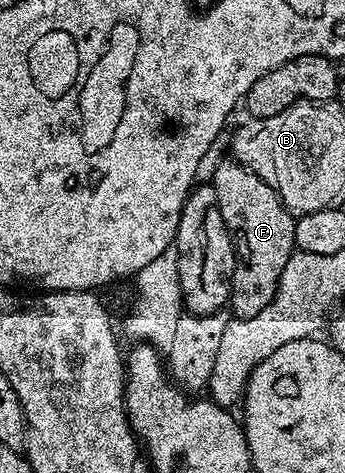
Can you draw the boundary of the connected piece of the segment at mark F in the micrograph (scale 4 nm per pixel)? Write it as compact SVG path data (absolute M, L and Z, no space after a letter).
M234 159L221 161L210 184L215 187L217 207L227 224L238 261L231 272L229 309L235 317L252 317L257 315L257 311L265 311L275 298L281 271L285 271L285 263L289 263L291 254L296 252L296 218L284 207L269 183Z

